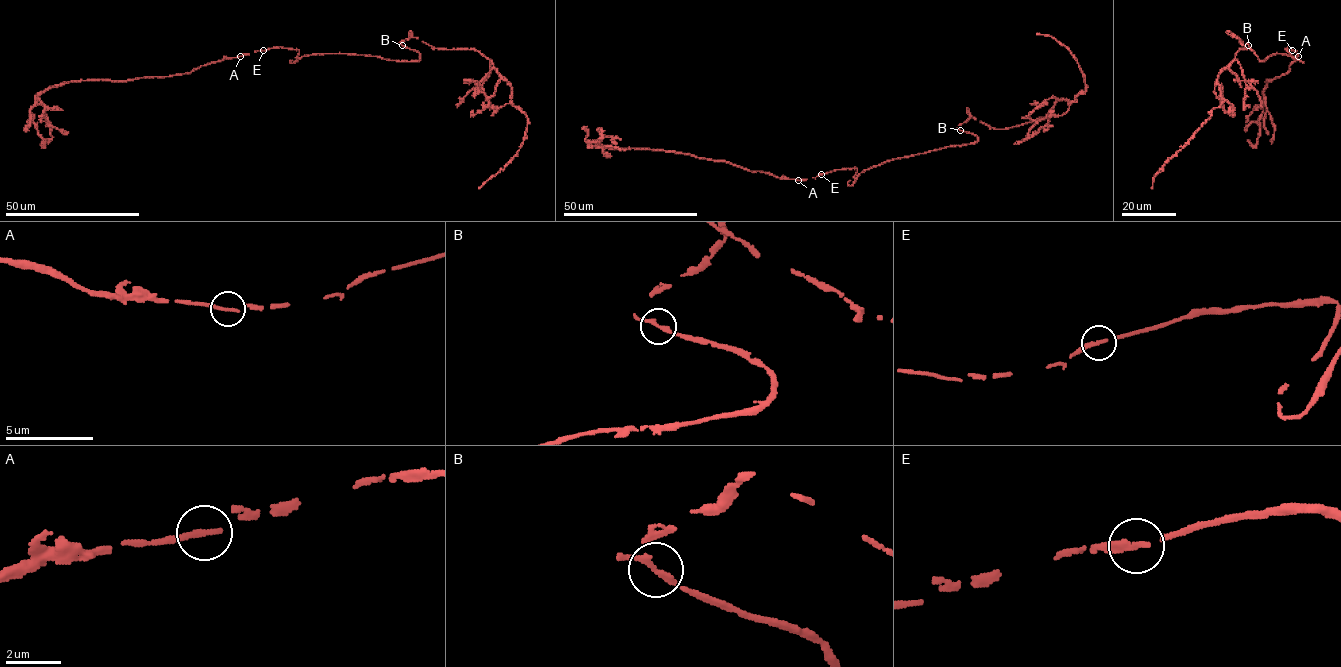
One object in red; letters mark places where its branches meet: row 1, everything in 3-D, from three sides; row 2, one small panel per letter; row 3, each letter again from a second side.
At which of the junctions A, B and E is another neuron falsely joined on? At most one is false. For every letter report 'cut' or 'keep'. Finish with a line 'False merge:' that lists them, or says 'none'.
A: keep
B: keep
E: keep
False merge: none

